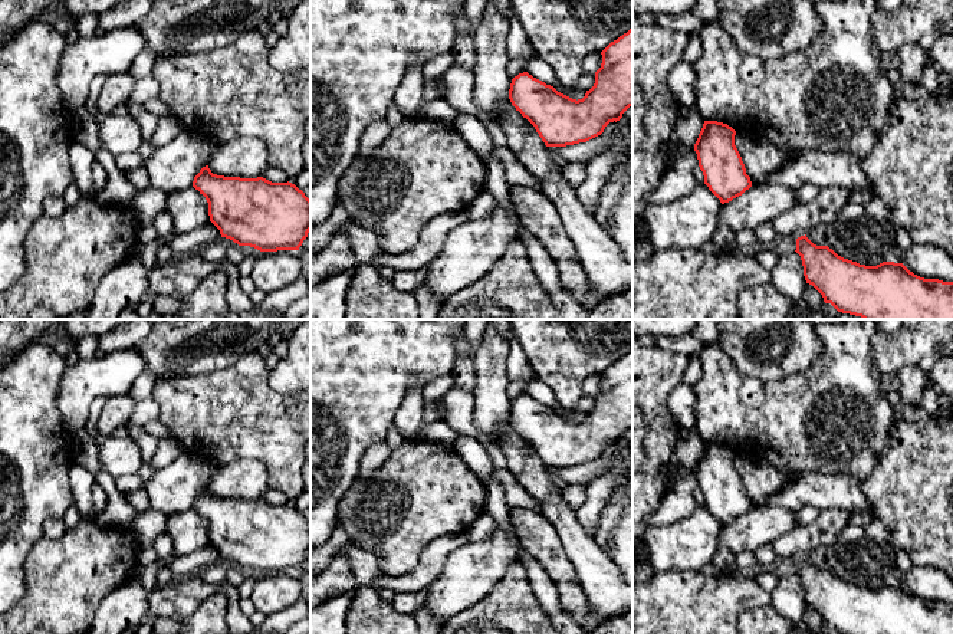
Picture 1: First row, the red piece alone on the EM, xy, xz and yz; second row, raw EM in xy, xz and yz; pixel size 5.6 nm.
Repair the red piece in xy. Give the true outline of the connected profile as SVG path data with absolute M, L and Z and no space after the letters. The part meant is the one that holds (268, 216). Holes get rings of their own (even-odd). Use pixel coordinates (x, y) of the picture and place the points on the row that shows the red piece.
M208 165L193 187L208 203L221 237L260 252L299 250L310 231L310 200L292 183L213 174Z

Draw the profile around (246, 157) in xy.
M233 138L216 145L207 165L217 175L257 178L269 167L269 150L259 138Z

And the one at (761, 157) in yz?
M736 132L735 145L742 157L752 185L765 184L768 177L796 158L798 150L782 150L760 135Z

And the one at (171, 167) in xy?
M184 128L168 144L155 147L145 160L151 187L167 194L193 187L194 177L207 165L216 144Z

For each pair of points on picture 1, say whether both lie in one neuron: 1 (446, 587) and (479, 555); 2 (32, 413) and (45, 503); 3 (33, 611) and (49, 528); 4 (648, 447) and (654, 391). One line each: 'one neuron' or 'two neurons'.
1: one neuron
2: one neuron
3: two neurons
4: one neuron

